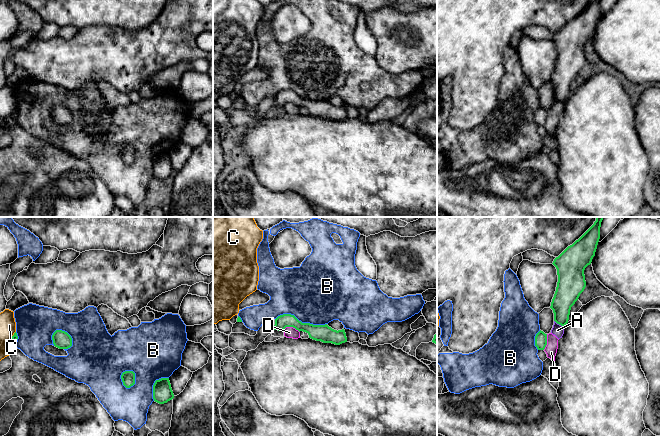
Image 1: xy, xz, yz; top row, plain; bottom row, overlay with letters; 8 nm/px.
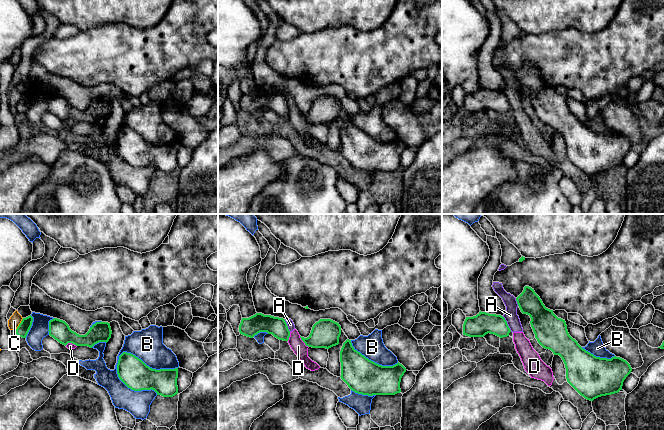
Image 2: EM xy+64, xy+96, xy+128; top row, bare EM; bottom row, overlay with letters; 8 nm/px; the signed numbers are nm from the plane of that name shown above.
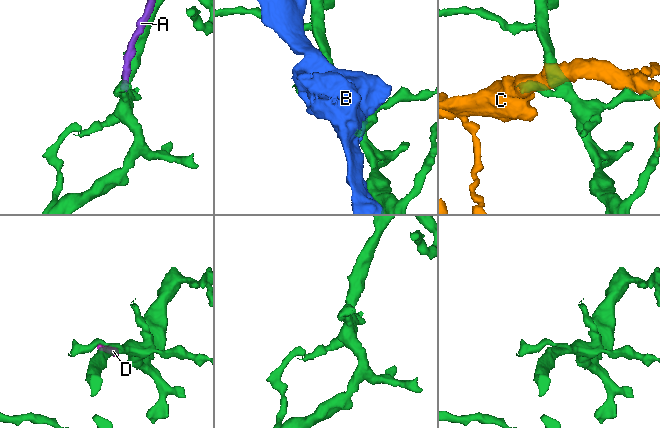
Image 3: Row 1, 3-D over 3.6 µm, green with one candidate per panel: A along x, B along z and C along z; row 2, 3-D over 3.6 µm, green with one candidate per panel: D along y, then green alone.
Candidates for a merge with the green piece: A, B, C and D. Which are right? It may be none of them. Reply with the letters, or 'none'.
none

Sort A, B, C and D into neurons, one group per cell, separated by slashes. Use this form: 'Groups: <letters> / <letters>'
Groups: A D / B / C

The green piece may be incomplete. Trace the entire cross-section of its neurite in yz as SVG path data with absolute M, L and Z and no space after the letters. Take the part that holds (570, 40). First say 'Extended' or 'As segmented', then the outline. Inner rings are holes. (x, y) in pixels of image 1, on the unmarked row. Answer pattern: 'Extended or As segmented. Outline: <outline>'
As segmented. Outline: M593 0L552 39L557 45L558 58L550 84L554 97L562 103L568 99L571 83L586 63L584 46L595 32L600 3L601 0Z

